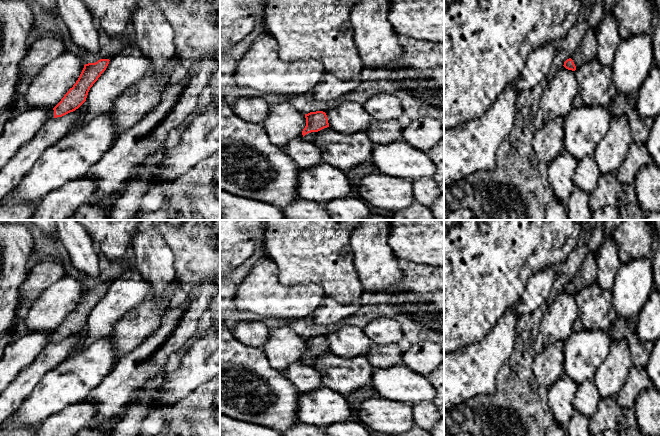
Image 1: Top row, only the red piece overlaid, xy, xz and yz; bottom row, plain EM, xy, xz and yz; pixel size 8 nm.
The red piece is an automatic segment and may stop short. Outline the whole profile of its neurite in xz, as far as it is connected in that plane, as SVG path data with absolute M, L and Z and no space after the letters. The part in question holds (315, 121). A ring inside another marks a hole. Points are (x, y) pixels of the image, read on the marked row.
M316 111L305 114L306 126L302 131L303 137L313 142L317 136L317 132L329 127L328 118L325 112Z

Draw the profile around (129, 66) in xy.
M135 45L124 46L122 51L110 59L106 70L90 88L87 110L71 129L85 125L101 114L111 112L116 99L131 85L150 72L150 63Z

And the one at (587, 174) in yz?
M590 154L578 161L573 174L574 187L591 194L601 176L594 154Z

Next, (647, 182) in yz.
M651 162L639 170L634 182L642 210L660 211L660 169Z

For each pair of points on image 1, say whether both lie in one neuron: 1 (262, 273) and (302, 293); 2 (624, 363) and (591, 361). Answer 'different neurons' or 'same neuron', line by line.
1: same neuron
2: different neurons

